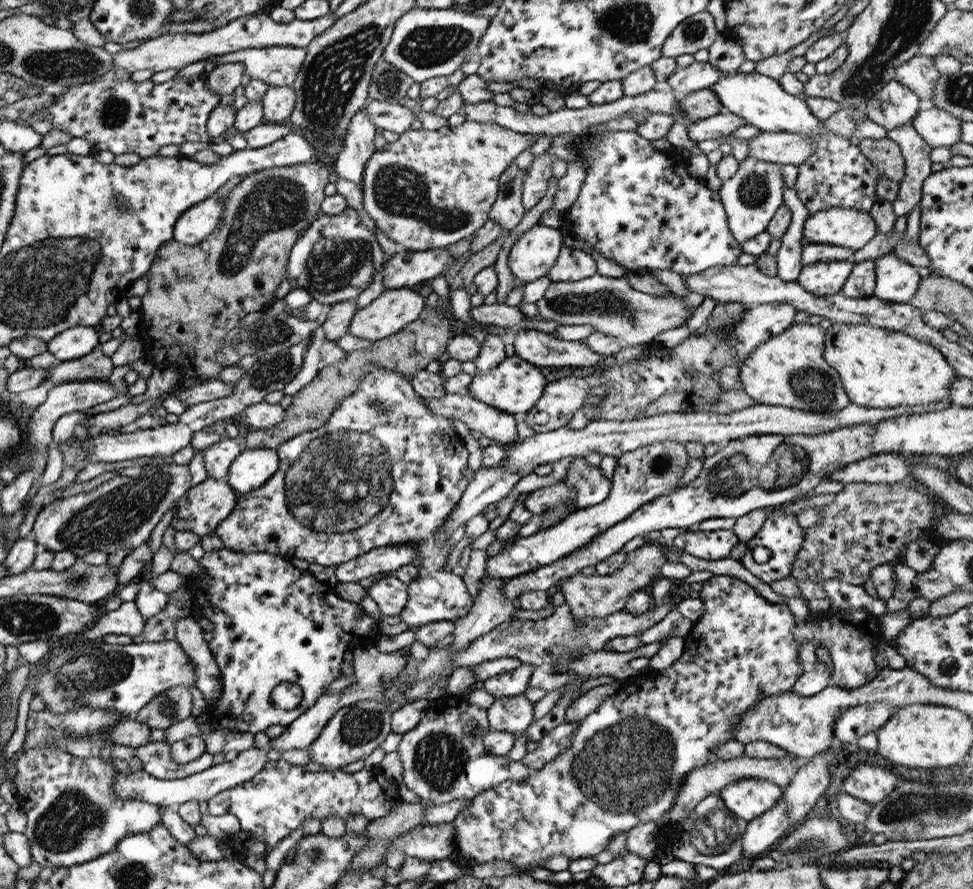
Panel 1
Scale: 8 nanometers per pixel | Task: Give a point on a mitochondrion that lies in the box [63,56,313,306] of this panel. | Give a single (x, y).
(271, 205)

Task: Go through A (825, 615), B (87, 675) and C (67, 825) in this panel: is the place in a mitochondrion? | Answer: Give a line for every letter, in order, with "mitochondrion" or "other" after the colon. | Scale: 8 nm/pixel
A: other
B: mitochondrion
C: mitochondrion

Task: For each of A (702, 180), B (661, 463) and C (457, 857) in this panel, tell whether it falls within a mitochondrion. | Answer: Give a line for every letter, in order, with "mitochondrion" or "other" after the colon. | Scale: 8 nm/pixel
A: other
B: mitochondrion
C: other

